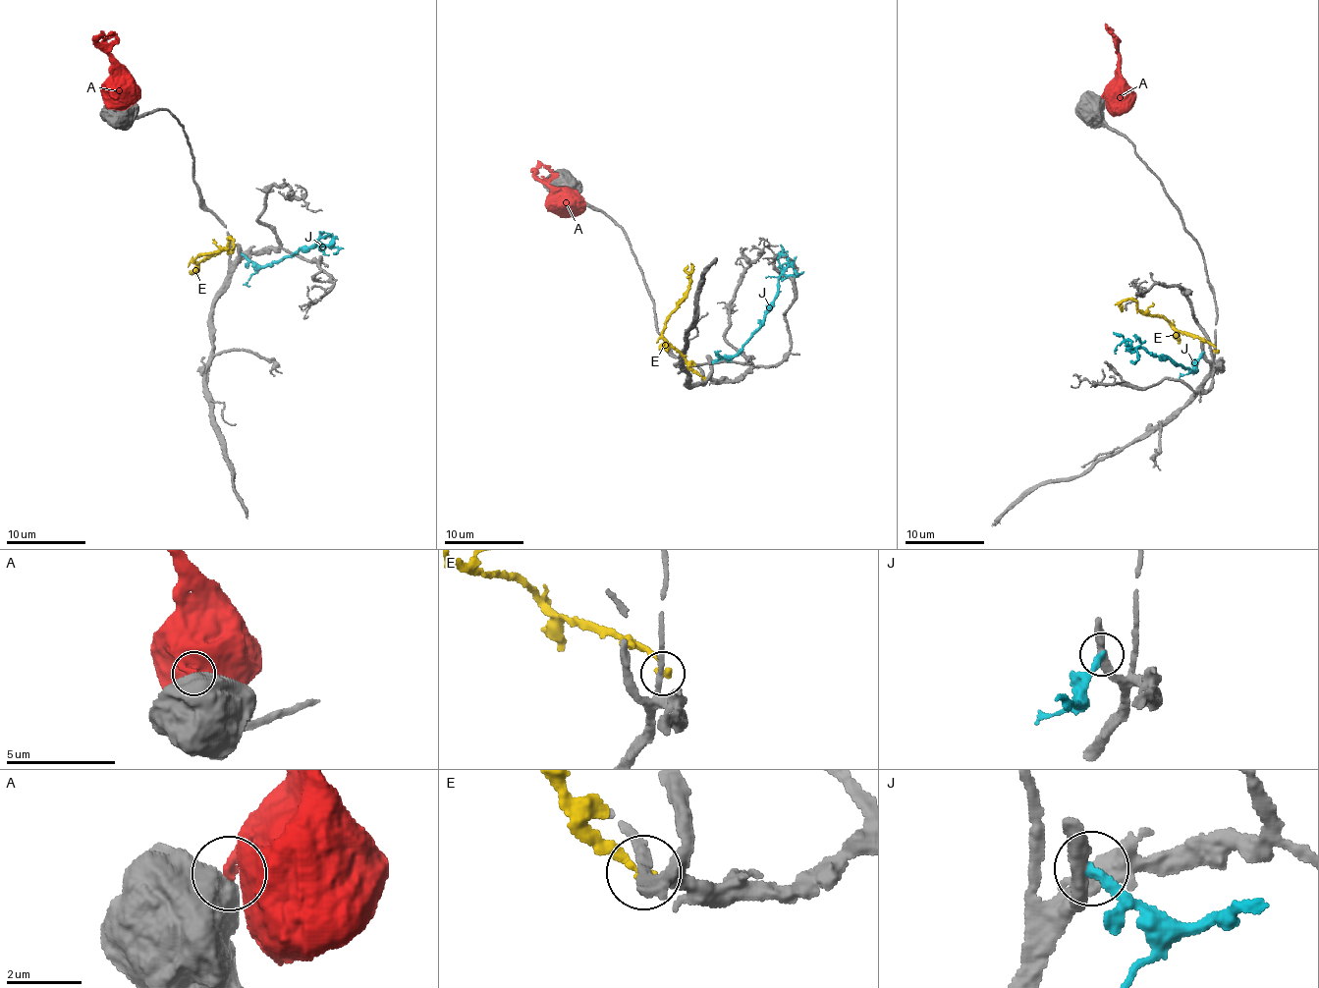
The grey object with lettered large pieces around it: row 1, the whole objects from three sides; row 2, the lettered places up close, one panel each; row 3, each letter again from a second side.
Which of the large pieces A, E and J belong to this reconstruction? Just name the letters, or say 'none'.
none

